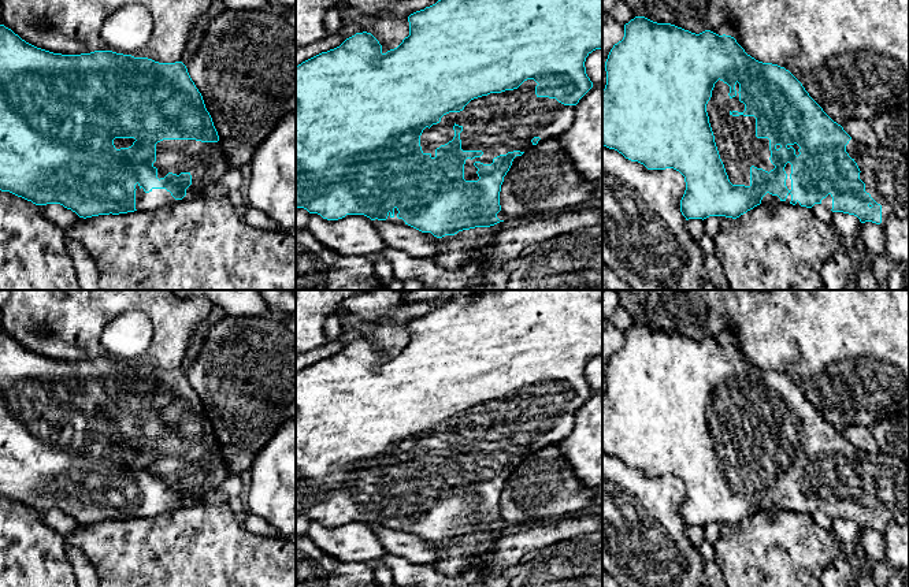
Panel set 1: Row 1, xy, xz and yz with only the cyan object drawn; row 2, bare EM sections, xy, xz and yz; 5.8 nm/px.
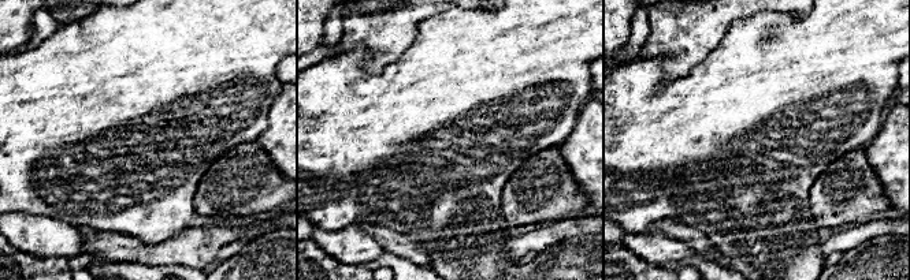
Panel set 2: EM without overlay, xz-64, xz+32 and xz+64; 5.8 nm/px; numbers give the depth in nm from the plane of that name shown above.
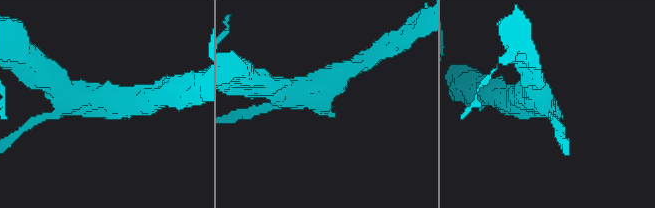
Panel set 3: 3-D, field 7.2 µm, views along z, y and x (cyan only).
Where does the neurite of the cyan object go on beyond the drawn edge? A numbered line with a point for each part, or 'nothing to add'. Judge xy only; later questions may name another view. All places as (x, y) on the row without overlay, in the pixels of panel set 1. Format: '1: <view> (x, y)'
1: xy (206, 468)

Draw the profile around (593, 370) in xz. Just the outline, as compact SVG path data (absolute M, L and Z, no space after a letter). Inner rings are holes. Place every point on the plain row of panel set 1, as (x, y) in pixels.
M596 356L586 364L586 380L594 390L602 391L602 356Z

